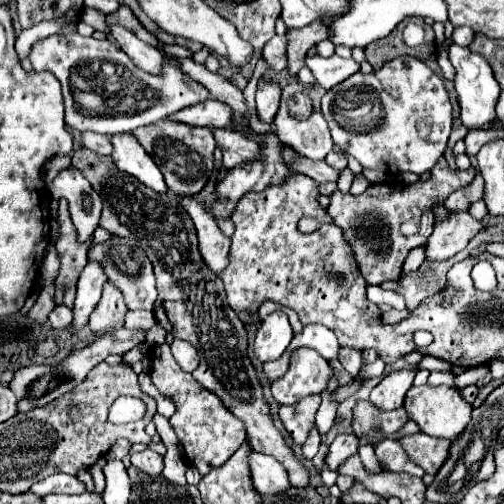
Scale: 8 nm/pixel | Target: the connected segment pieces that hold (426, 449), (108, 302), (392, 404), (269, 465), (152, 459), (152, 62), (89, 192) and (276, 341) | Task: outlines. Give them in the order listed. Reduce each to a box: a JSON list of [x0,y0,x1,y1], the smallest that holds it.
[[401,433,451,475],[89,283,125,331],[371,369,415,411],[249,451,291,495],[131,449,163,475],[111,27,165,75],[51,167,101,243],[255,311,293,363]]

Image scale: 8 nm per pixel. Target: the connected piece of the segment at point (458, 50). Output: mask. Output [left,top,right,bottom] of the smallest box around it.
[449,43,501,129]

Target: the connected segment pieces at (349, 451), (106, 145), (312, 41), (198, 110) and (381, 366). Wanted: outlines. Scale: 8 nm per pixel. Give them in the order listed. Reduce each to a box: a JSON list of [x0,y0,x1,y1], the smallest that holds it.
[[327,433,359,471],[81,133,113,155],[287,21,329,75],[169,99,233,129],[359,359,385,377]]

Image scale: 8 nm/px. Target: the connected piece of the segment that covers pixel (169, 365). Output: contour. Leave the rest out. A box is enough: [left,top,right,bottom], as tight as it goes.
[151,343,247,477]

